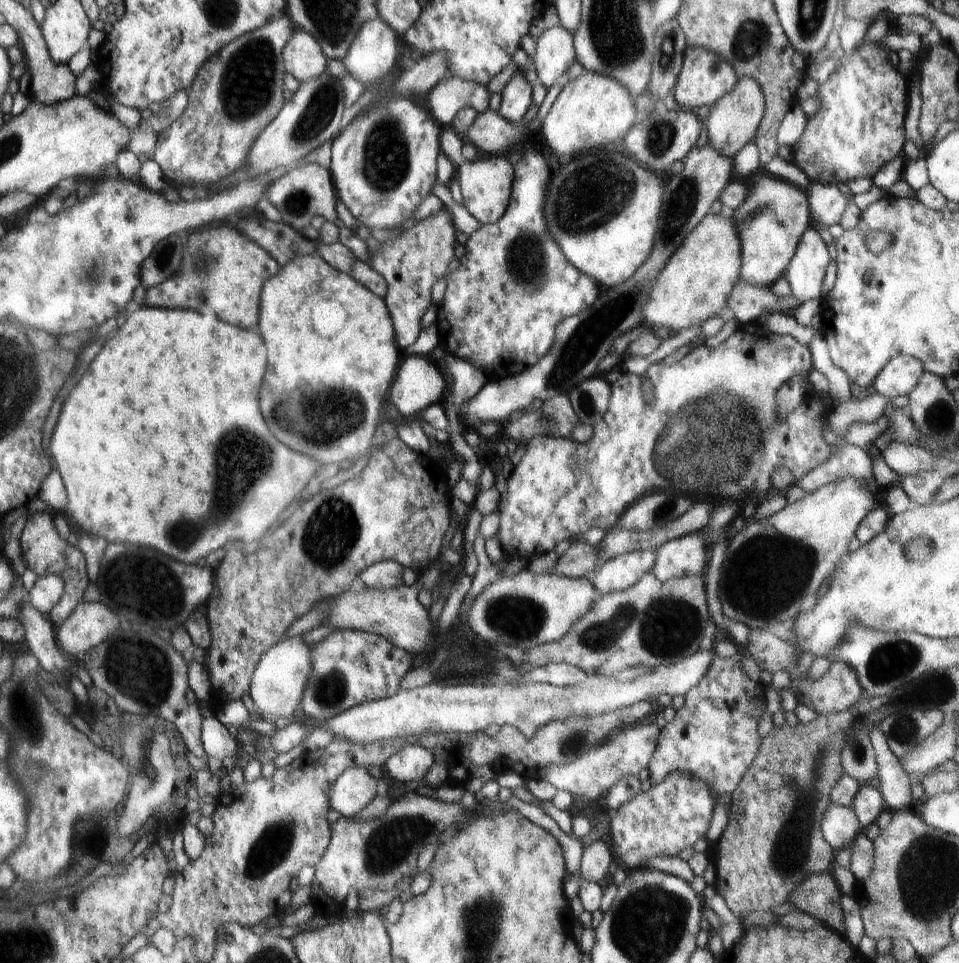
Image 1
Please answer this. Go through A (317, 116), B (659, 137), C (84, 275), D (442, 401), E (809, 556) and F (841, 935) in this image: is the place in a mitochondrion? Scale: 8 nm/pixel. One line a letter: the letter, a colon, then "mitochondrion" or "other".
A: mitochondrion
B: mitochondrion
C: mitochondrion
D: other
E: mitochondrion
F: other

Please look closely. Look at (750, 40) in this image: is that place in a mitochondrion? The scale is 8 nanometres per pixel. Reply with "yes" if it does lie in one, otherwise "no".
yes

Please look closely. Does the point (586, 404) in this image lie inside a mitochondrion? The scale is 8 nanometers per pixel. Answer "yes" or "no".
yes

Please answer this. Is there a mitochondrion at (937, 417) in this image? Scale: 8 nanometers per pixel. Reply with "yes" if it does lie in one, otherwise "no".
yes

